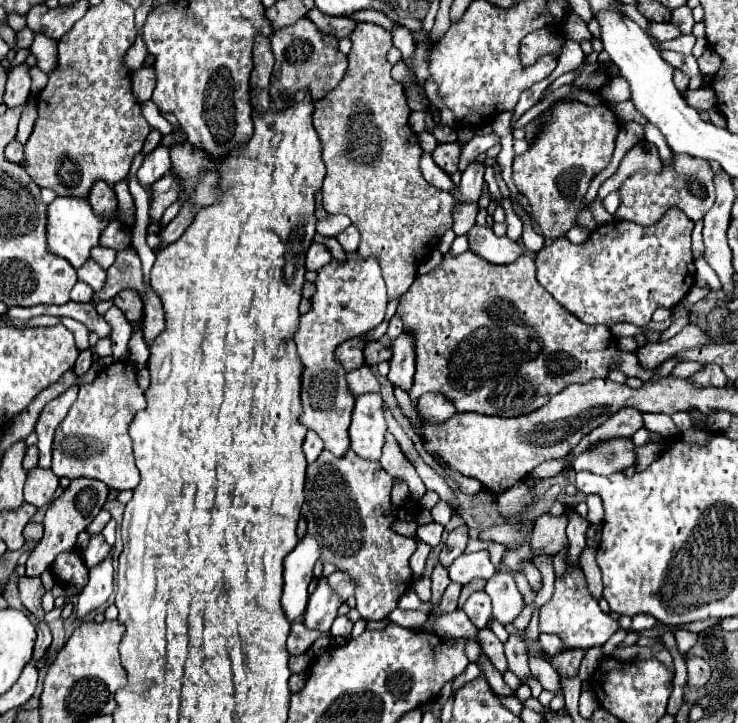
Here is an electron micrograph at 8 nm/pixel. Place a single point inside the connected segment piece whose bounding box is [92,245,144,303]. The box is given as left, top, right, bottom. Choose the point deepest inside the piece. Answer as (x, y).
(126, 272)

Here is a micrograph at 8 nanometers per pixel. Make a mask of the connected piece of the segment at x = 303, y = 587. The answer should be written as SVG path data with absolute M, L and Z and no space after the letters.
M304 537L298 547L284 559L284 591L282 591L282 609L290 623L302 621L302 615L308 603L308 585L312 581L312 569L320 557L320 545L312 537Z

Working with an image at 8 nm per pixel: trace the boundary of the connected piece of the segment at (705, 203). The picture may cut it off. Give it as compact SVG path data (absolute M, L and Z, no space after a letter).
M674 155L674 157L676 157L674 169L664 165L660 173L640 171L622 183L620 187L622 199L614 215L616 219L626 219L640 225L654 225L654 221L658 221L668 207L680 207L692 221L698 221L704 217L704 213L712 207L716 199L714 183L712 183L714 171L704 159L696 159L690 155Z

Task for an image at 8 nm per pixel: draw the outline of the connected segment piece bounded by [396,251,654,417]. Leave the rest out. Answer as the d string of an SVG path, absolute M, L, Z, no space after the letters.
M466 251L462 255L456 255L456 257L452 257L452 255L446 253L444 259L442 259L442 263L436 269L432 269L426 275L418 275L416 281L412 283L412 287L398 299L396 315L404 323L404 333L408 333L412 337L412 341L414 341L416 375L414 375L412 391L408 391L410 399L416 401L424 393L442 393L442 395L446 395L446 399L450 399L454 403L454 407L456 407L458 413L480 413L480 415L518 417L518 415L532 413L538 407L546 405L552 395L560 393L570 383L584 383L584 381L590 381L594 377L608 377L608 373L610 373L612 367L616 367L618 371L622 371L626 377L640 377L642 381L648 381L650 375L654 373L654 371L640 371L636 353L628 353L628 351L618 349L618 345L612 339L613 336L609 327L605 325L586 326L578 317L574 317L572 313L568 313L558 301L554 301L554 297L538 283L534 259L530 255L526 255L526 253L520 255L514 263L508 263L508 265L490 265L490 263L482 261L480 257L474 257L474 253L470 253L470 251Z

